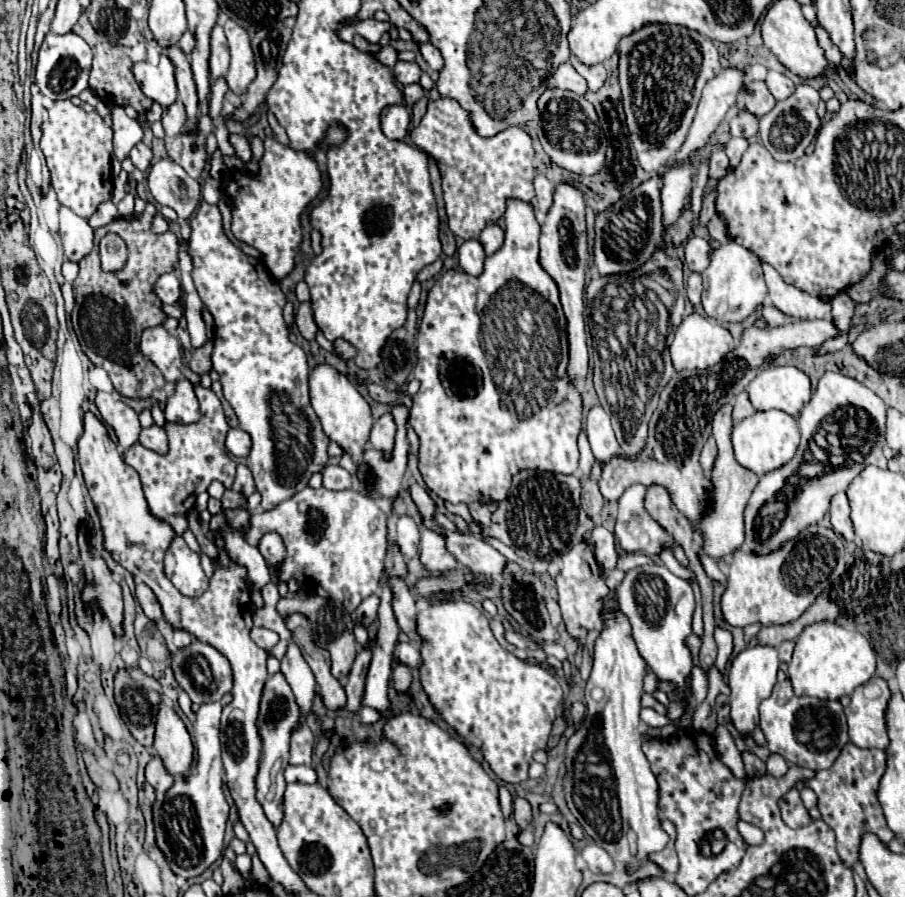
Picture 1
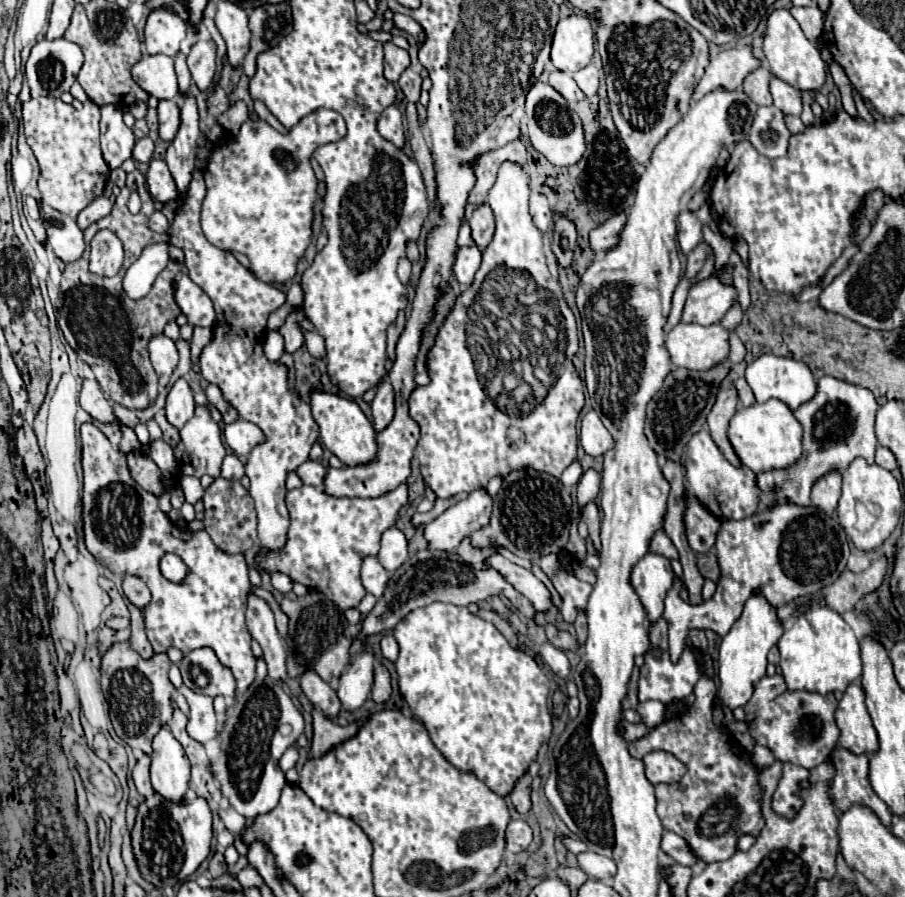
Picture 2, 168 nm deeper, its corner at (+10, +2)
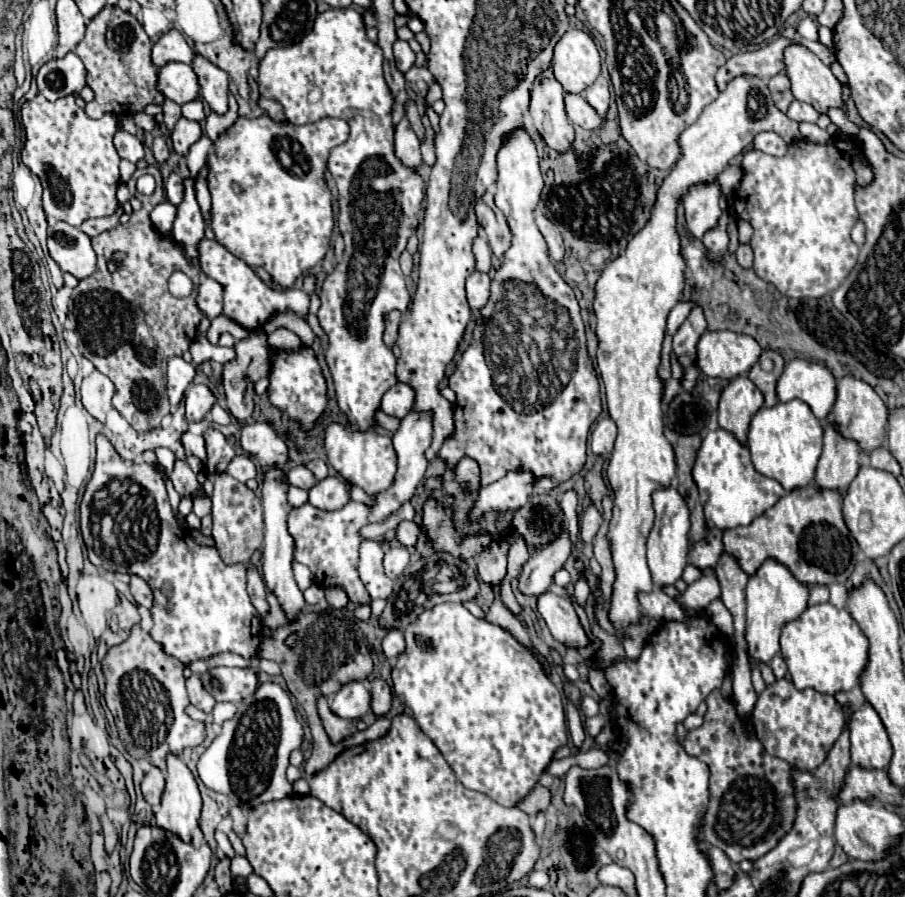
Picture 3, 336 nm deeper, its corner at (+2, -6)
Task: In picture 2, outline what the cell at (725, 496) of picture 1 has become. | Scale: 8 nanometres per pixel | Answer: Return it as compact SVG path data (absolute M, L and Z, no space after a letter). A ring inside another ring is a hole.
M730 388L730 390L720 390L720 392L718 392L718 398L716 398L716 404L714 404L712 412L710 412L708 418L706 418L706 424L708 424L708 430L710 430L712 440L714 440L716 446L722 450L724 458L726 458L732 466L740 468L740 460L738 460L738 456L736 456L734 448L730 446L730 440L728 440L728 436L726 436L728 422L730 422L730 418L732 418L734 412L736 412L736 400L738 400L738 398L736 398L736 390L734 390L734 388Z

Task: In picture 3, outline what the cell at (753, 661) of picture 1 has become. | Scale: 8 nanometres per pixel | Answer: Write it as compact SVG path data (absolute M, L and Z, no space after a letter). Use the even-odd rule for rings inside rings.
M766 558L762 566L748 578L746 584L746 640L748 640L748 654L756 660L768 662L772 656L780 652L778 636L782 624L786 620L794 620L794 616L802 614L802 608L808 606L810 588L796 580L788 566L780 564L774 558Z

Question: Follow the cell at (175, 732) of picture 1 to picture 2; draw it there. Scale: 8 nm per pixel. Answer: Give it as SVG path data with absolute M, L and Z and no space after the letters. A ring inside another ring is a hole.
M162 724L154 736L150 778L156 792L162 792L168 800L182 800L188 790L190 762L182 744L174 738L168 724Z

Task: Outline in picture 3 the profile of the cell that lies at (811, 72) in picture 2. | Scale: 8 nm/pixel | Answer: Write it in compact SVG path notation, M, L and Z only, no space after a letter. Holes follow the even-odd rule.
M794 44L784 52L786 74L792 82L792 94L800 102L808 102L818 114L830 108L842 108L842 84L832 70L810 50Z

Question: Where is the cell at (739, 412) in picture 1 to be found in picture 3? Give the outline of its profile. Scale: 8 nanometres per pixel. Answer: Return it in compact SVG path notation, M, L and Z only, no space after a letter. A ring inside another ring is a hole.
M764 350L760 360L752 366L752 370L748 374L748 378L754 380L758 390L764 394L764 398L766 398L764 406L778 404L776 382L784 372L784 364L786 364L786 360L782 358L782 354L774 352L774 350Z

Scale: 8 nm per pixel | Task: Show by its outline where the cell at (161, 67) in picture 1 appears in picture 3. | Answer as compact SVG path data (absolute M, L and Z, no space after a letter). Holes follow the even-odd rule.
M170 62L158 72L158 90L168 100L176 104L186 104L198 96L200 84L192 66L182 62Z

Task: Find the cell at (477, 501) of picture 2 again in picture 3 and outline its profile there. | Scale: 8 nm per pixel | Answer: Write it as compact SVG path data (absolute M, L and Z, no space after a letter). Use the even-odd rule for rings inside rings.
M526 468L510 470L504 478L480 488L480 496L474 510L470 512L470 518L480 520L484 512L506 512L524 506L528 496L532 494L536 480L538 476L534 476Z

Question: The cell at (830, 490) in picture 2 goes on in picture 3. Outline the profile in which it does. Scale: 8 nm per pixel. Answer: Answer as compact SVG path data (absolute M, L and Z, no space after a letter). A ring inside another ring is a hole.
M826 424L824 450L818 460L814 484L844 492L860 468L860 446L840 434L834 424Z

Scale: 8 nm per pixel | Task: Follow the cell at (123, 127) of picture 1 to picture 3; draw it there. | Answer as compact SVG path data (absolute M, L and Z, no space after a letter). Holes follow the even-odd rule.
M118 130L118 134L114 136L114 144L116 144L116 148L118 148L120 158L126 158L126 160L130 160L130 162L134 162L134 164L144 158L142 142L140 142L136 136L132 136L132 134L124 132L124 130Z

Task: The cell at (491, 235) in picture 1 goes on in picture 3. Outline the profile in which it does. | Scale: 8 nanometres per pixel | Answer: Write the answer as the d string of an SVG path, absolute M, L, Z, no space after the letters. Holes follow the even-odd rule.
M484 192L484 196L478 198L476 216L478 216L478 222L482 224L482 228L486 230L486 236L488 236L488 242L490 242L494 256L498 260L502 260L504 252L512 244L512 232L508 228L504 214L496 208L494 196L490 192Z

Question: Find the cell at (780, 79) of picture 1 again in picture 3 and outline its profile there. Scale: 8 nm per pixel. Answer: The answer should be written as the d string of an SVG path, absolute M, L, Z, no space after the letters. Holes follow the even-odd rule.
M794 100L790 104L790 108L788 108L788 118L792 118L794 122L816 122L818 116L820 114L810 104L806 104L806 102Z

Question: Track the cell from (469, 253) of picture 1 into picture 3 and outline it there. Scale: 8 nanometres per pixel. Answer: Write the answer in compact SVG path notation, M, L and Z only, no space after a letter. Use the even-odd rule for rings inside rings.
M476 270L466 282L466 298L474 312L484 308L490 298L490 276Z

